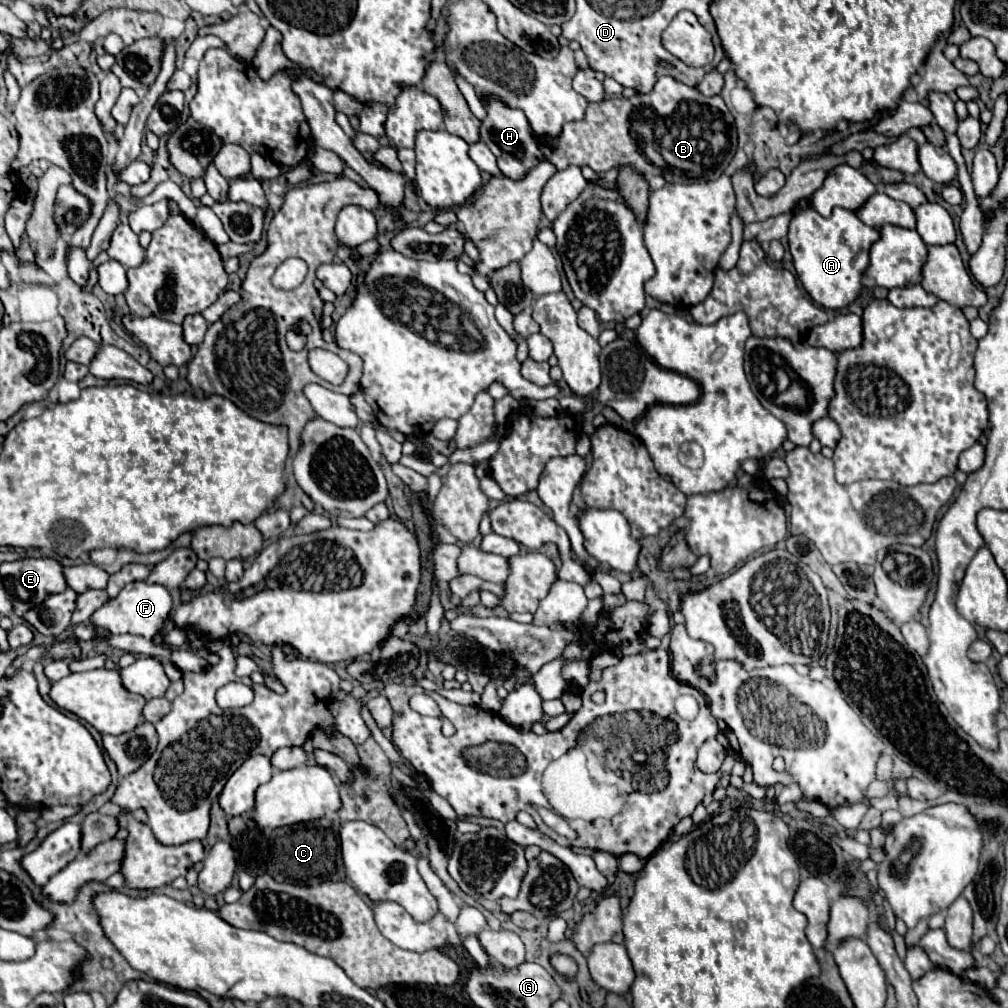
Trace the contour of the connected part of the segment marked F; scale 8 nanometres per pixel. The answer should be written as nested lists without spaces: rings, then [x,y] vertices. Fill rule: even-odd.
[[[134,581],[128,583],[114,599],[98,607],[92,613],[90,623],[108,633],[132,633],[132,635],[142,635],[146,639],[154,639],[160,633],[170,611],[172,611],[172,597],[166,587],[148,585],[146,581]]]

